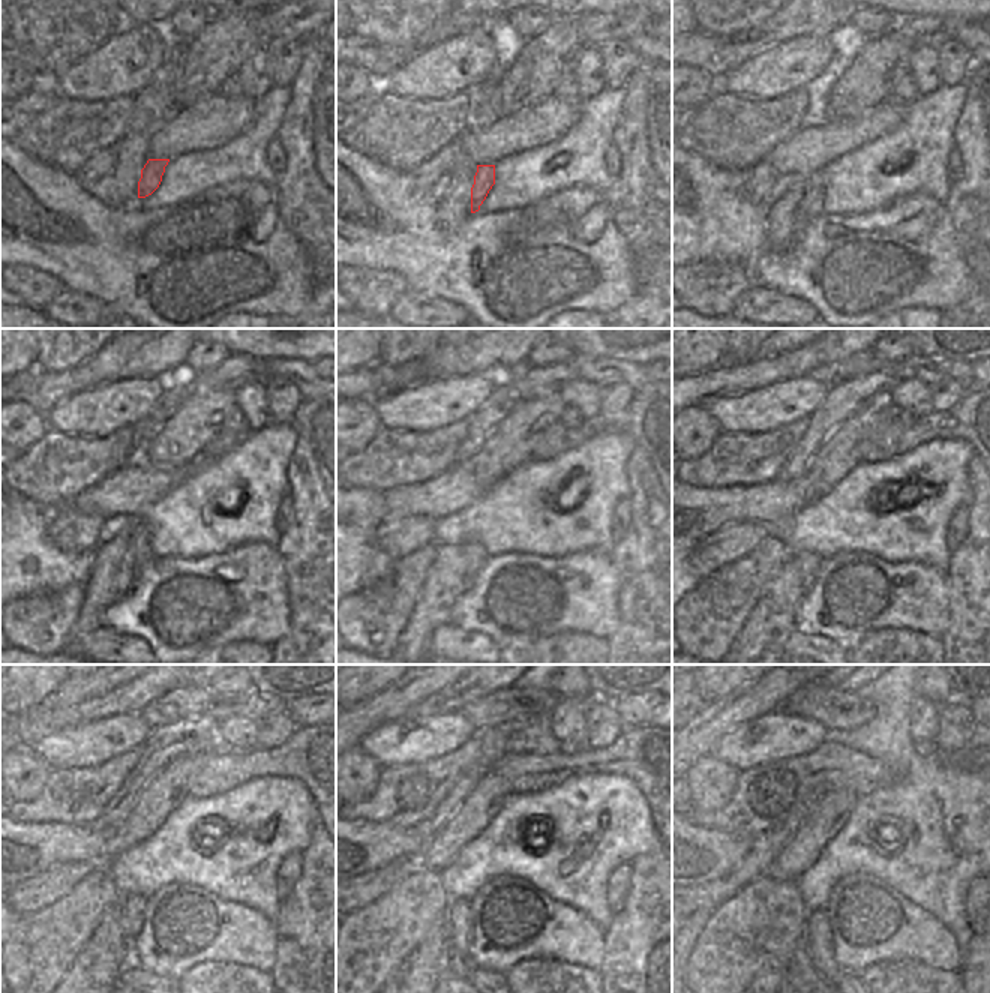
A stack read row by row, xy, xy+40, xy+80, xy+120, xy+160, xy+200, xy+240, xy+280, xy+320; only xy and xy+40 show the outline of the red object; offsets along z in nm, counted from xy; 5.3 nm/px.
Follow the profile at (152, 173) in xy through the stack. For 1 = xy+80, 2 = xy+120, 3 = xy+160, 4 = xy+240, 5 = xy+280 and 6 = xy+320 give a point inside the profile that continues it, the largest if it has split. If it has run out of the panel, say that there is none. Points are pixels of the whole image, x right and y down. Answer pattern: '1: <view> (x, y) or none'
1: xy+80 (815, 183)
2: xy+120 (141, 552)
3: xy+160 (476, 555)
4: xy+240 (131, 906)
5: xy+280 (461, 917)
6: xy+320 (819, 948)

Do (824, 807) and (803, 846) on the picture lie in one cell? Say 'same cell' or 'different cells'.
same cell

